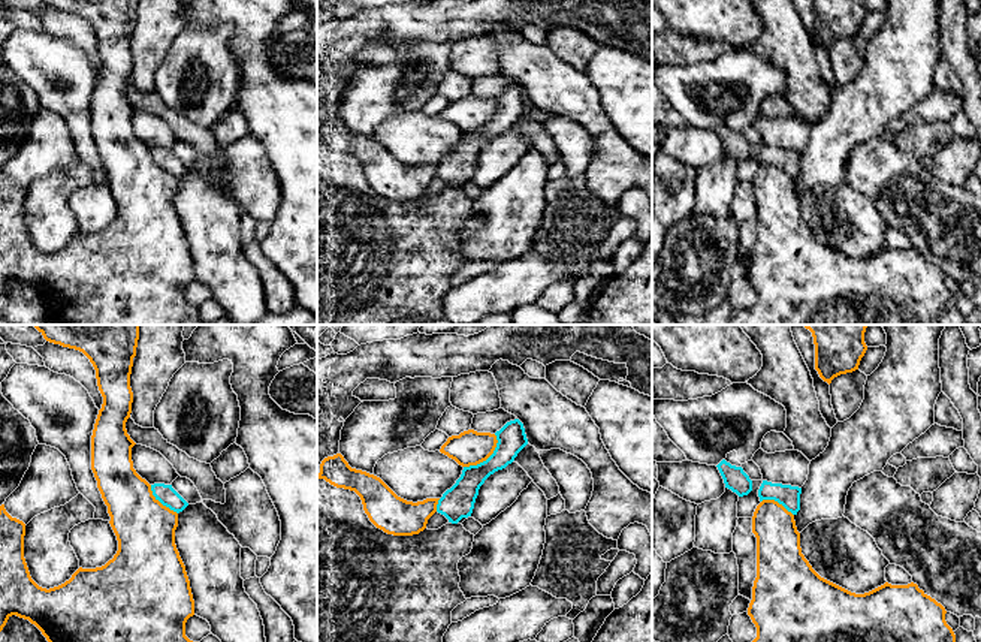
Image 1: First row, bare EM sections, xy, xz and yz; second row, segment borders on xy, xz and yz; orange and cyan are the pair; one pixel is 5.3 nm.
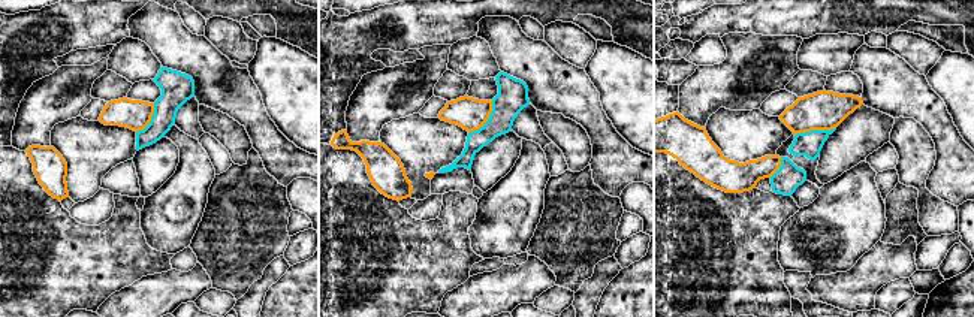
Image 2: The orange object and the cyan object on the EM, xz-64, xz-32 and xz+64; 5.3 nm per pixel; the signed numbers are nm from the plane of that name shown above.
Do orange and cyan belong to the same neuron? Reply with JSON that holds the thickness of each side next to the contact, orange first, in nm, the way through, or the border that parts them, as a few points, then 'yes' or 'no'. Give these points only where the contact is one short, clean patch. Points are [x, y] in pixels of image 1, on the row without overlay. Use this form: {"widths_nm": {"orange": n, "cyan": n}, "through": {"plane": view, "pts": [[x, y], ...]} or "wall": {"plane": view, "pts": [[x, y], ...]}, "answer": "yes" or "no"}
{"widths_nm": {"orange": 190, "cyan": 160}, "answer": "no"}

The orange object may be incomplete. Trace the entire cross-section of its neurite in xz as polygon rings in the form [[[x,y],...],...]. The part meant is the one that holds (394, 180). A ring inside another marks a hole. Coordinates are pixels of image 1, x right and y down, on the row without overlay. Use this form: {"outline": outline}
{"outline": [[[341,118],[327,121],[320,129],[317,144],[336,153],[354,156],[369,186],[393,201],[413,201],[426,193],[428,184],[437,177],[440,163],[407,166],[398,162],[380,142],[351,133]]]}

